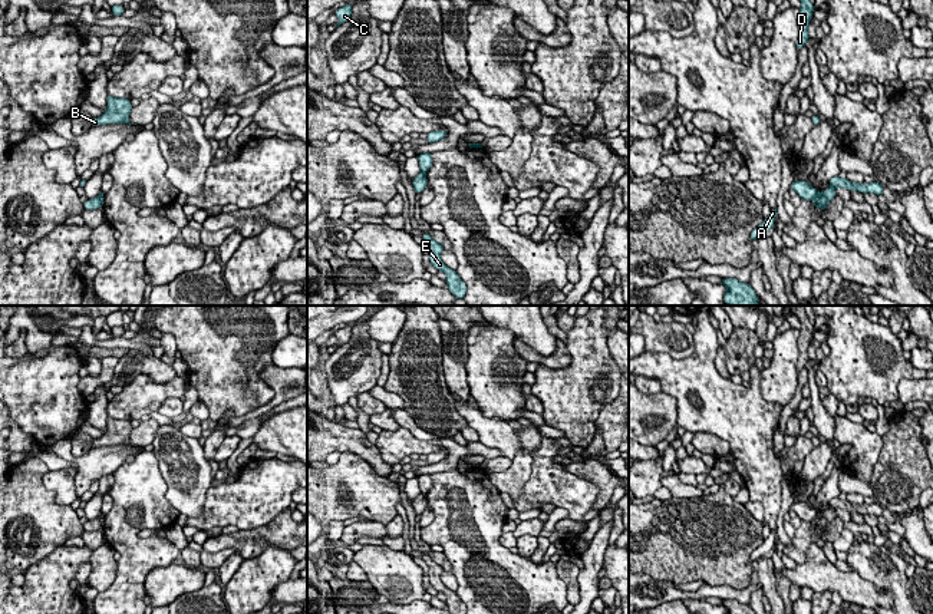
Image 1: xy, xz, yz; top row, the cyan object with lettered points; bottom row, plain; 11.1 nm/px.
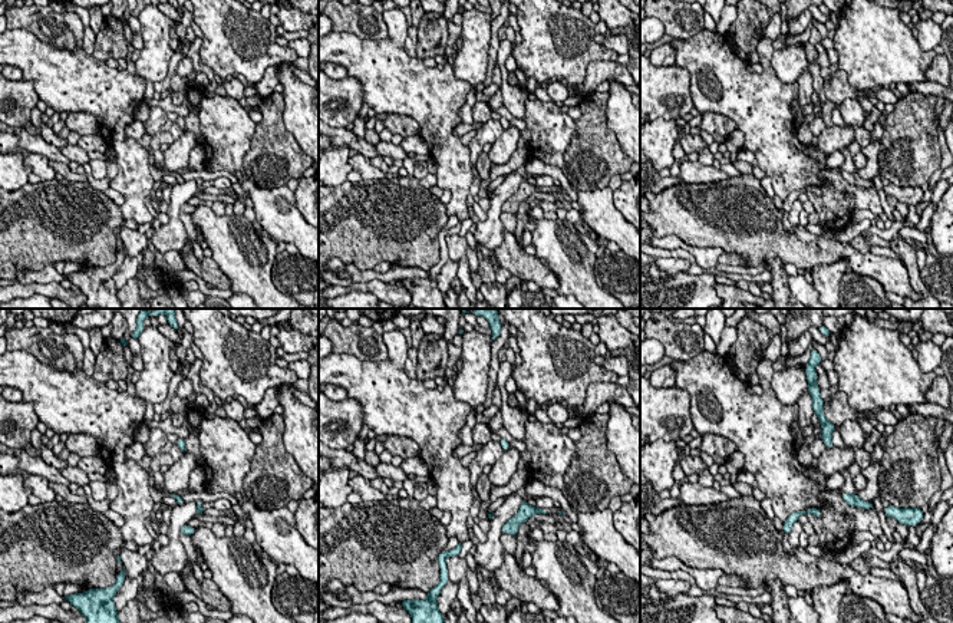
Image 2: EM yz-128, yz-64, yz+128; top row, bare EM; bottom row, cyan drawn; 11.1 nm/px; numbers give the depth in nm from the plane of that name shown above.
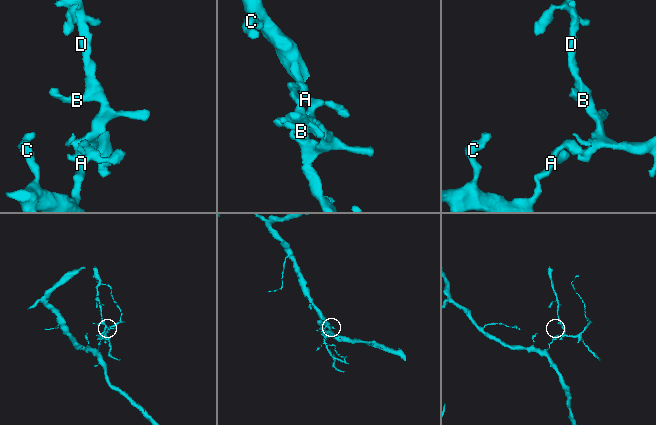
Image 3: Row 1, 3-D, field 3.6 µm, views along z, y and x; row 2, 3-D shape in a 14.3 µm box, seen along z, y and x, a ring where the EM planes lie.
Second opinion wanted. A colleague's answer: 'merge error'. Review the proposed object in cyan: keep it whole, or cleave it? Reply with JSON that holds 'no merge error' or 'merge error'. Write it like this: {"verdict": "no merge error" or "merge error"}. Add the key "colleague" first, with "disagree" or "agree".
{"colleague": "agree", "verdict": "merge error"}

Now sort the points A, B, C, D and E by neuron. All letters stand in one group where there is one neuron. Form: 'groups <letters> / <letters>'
groups A C / B D E

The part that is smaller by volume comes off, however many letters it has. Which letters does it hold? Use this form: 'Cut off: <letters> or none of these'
Cut off: B, D, E

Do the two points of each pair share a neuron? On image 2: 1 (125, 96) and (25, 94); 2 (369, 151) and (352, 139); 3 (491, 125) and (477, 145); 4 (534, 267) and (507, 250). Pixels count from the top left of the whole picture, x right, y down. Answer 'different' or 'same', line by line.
1: different
2: same
3: same
4: same

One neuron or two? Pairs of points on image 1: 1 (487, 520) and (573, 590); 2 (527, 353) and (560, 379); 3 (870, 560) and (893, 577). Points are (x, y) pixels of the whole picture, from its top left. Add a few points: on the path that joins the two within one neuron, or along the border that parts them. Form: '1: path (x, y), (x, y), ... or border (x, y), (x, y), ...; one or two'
1: border (554, 564), (557, 575), (566, 586), (567, 598); two
2: border (572, 355), (572, 360), (563, 367), (538, 363); two
3: path (876, 564), (887, 574); one

